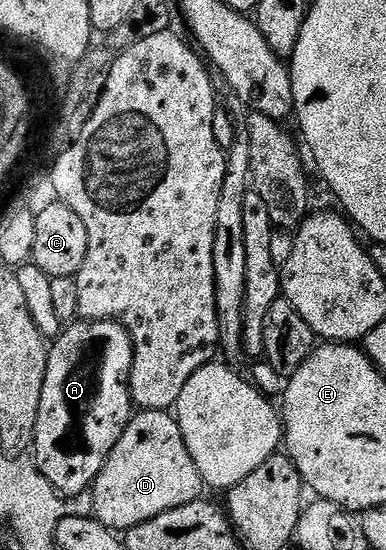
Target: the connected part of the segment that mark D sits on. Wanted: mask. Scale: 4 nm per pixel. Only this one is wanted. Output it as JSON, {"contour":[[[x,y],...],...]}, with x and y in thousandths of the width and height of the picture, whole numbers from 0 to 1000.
{"contour":[[[435,747],[345,753],[306,809],[280,825],[233,887],[246,942],[303,969],[329,969],[440,925],[521,905],[523,873],[472,795],[472,780]]]}

